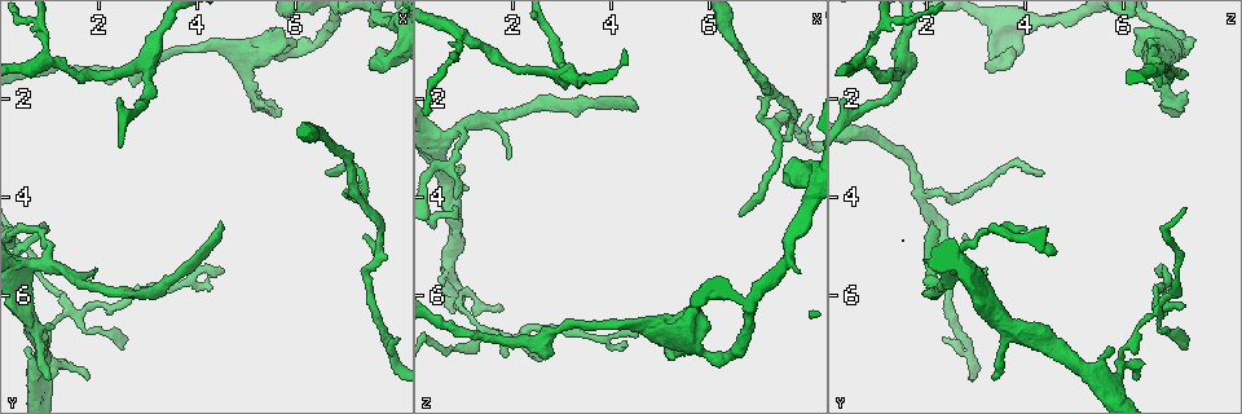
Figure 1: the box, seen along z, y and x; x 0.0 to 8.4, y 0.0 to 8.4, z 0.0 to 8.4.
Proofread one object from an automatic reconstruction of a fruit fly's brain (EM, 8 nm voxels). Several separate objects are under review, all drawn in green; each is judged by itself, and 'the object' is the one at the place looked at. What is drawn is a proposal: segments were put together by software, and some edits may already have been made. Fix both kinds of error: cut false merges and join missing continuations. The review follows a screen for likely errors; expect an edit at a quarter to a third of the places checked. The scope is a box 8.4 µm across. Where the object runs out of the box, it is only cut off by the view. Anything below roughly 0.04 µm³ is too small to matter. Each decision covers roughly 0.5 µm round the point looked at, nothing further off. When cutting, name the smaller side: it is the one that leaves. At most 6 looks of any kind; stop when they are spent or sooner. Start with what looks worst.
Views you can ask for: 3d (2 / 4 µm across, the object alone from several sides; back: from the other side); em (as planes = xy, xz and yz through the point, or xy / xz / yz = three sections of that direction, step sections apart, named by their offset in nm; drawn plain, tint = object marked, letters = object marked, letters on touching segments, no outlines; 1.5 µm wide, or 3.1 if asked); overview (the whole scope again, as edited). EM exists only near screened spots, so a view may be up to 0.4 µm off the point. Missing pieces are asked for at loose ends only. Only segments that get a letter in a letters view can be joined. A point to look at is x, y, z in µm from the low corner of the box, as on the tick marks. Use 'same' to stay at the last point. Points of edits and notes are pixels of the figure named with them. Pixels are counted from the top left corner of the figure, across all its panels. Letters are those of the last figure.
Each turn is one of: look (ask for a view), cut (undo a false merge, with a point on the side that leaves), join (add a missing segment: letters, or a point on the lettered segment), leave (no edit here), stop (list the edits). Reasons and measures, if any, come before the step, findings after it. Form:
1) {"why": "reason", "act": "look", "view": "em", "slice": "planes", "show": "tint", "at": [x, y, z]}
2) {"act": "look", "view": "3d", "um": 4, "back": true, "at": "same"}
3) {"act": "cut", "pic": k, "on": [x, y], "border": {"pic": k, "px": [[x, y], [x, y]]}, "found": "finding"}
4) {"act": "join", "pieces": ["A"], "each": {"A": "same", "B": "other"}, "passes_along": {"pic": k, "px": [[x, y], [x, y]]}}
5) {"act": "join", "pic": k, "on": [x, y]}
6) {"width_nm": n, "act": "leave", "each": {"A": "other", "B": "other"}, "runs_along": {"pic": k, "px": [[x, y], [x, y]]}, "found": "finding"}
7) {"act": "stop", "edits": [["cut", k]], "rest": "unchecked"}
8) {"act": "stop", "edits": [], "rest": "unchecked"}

{"why": "long arm stops here", "act": "look", "view": "em", "slice": "xy", "step": 8, "show": "letters", "at": [4.45, 4.55, 2.10]}

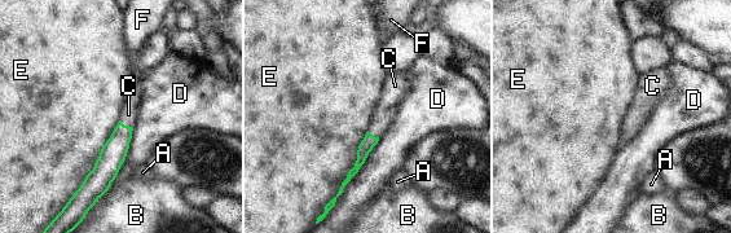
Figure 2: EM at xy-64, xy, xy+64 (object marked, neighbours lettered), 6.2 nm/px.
{"longest_contact_nm": ["E", 550], "act": "join", "pieces": ["C"], "each": {"A": "other", "B": "other", "C": "same", "D": "other", "E": "other", "F": "other"}, "found": "it goes on there"}

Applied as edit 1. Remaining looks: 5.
{"act": "look", "view": "overview"}

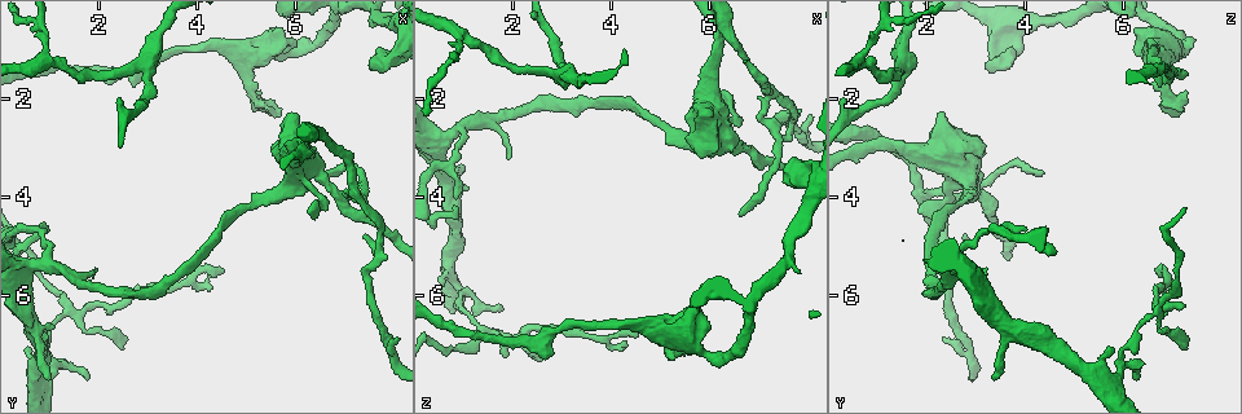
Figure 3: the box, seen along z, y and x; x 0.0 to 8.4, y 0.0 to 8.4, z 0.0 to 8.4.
{"why": "arms part here", "act": "look", "view": "em", "slice": "planes", "show": "letters", "at": [7.15, 3.95, 1.95]}

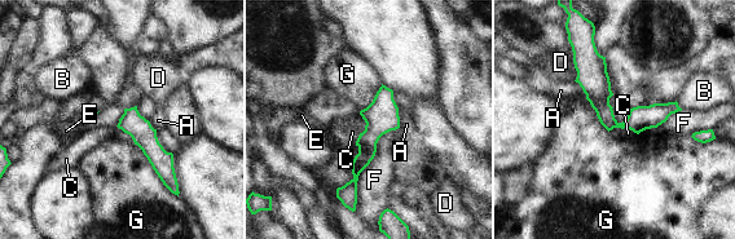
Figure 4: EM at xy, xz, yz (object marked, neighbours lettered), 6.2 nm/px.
{"width_nm": 150, "act": "leave", "each": {"A": "other", "B": "other", "C": "other", "D": "other", "E": "other", "F": "other", "G": "other"}, "border": {"pic": 4, "px": [[365, 128], [355, 144]]}, "found": "one neuron here"}

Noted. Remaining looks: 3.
{"why": "branch stops here", "act": "look", "view": "em", "slice": "xy", "step": 8, "show": "tint", "at": [1.00, 7.65, 3.40]}

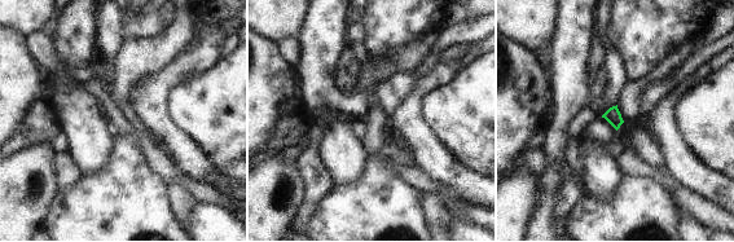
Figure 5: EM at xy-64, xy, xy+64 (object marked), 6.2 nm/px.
{"act": "look", "view": "em", "slice": "xz", "step": 4, "show": "letters", "at": "same"}

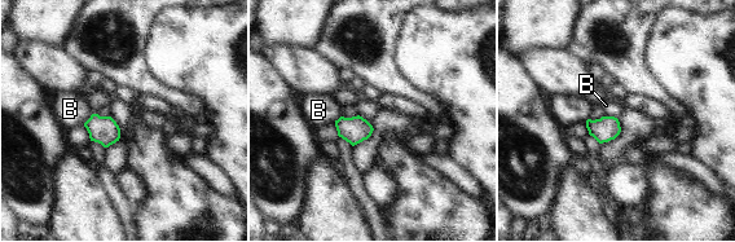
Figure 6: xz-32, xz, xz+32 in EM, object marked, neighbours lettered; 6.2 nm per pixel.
{"act": "leave", "each": {"B": "other"}, "found": "none of them fits"}

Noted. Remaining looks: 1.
{"act": "stop", "edits": [["join", 2]], "rest": "unchecked"}

